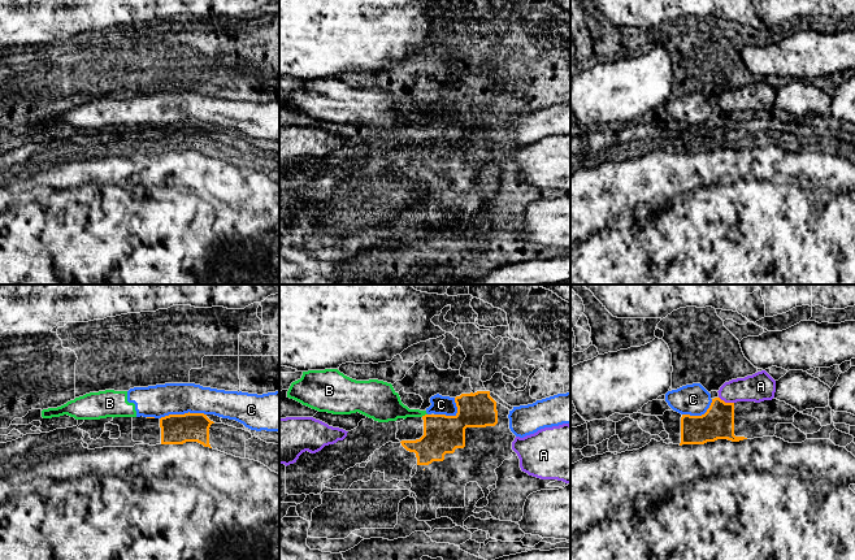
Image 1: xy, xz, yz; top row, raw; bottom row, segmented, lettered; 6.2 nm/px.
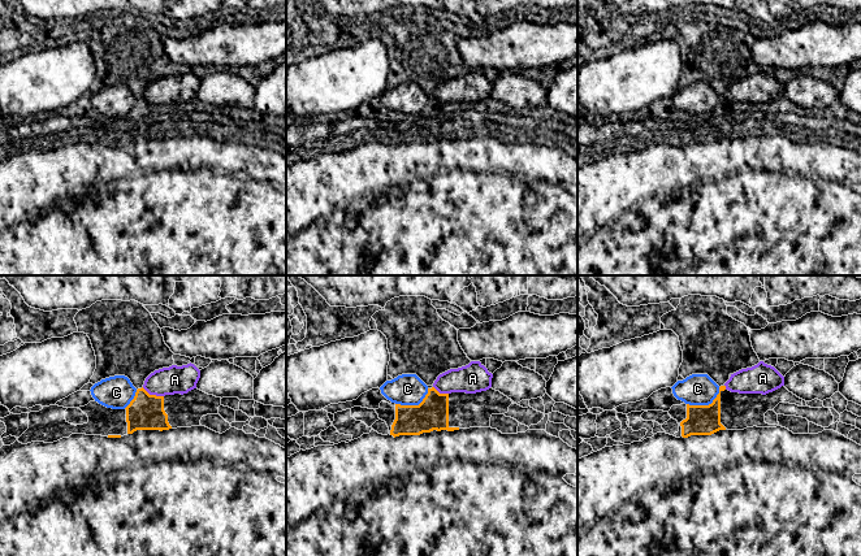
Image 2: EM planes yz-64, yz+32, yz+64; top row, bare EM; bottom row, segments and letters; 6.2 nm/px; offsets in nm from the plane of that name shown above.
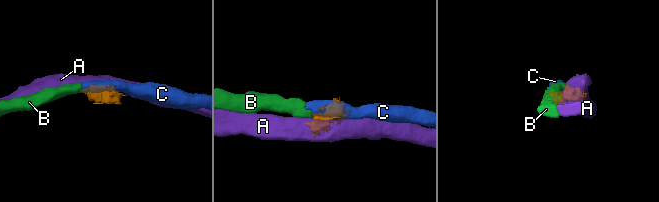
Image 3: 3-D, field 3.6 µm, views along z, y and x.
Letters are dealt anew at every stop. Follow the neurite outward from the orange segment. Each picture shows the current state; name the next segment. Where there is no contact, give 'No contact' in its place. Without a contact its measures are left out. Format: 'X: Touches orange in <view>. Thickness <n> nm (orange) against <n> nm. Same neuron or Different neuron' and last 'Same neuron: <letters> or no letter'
A: Touches orange in yz. Thickness 200 nm (orange) against 180 nm. Different neuron
B: Touches orange in xz. Thickness 240 nm (orange) against 190 nm. Different neuron
C: Touches orange in xy. Thickness 190 nm (orange) against 200 nm. Different neuron
Same neuron: no letter

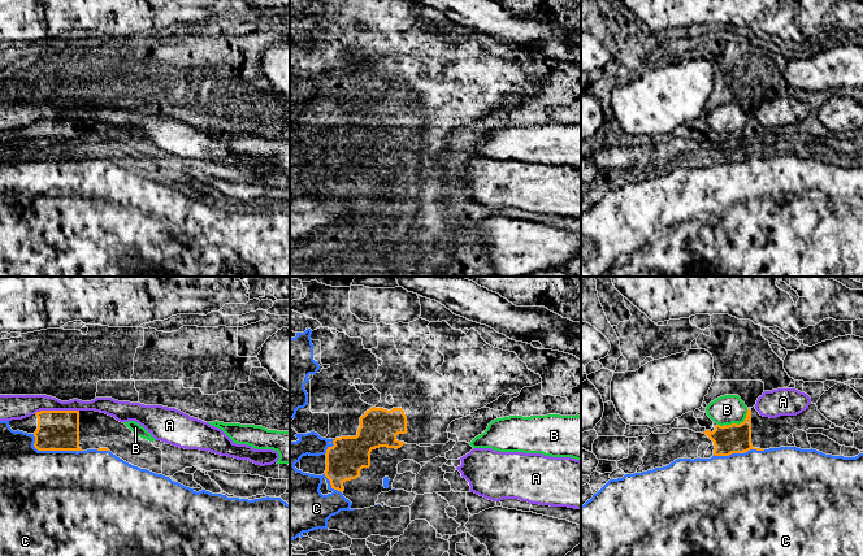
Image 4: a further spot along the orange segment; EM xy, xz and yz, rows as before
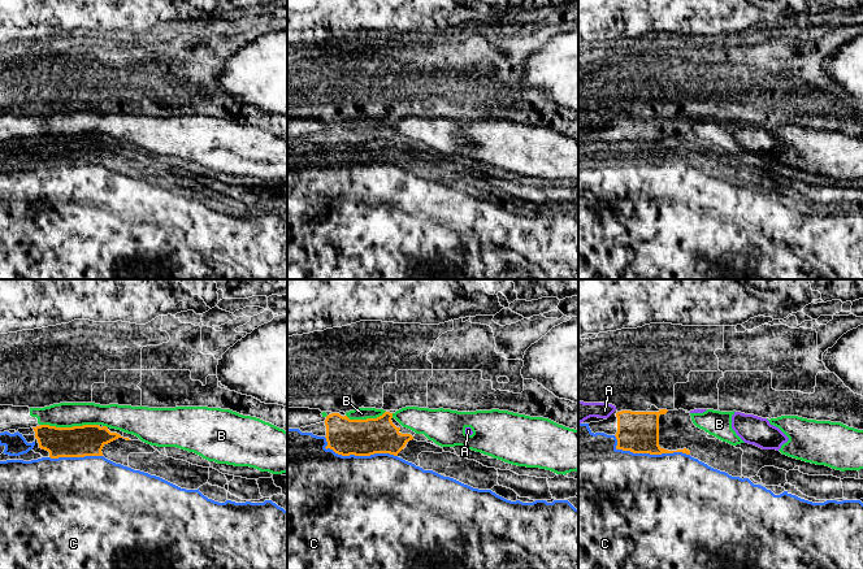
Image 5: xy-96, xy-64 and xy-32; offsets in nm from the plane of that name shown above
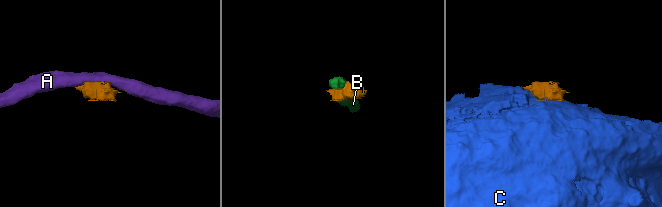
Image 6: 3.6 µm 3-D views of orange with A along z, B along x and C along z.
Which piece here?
A: Touches orange in xy. Thickness 260 nm (orange) against 160 nm. Different neuron
B: Touches orange in yz. Thickness 180 nm (orange) against 180 nm. Different neuron
C: Touches orange in xy. Thickness 260 nm (orange) against 500 nm. Same neuron
Same neuron: C

